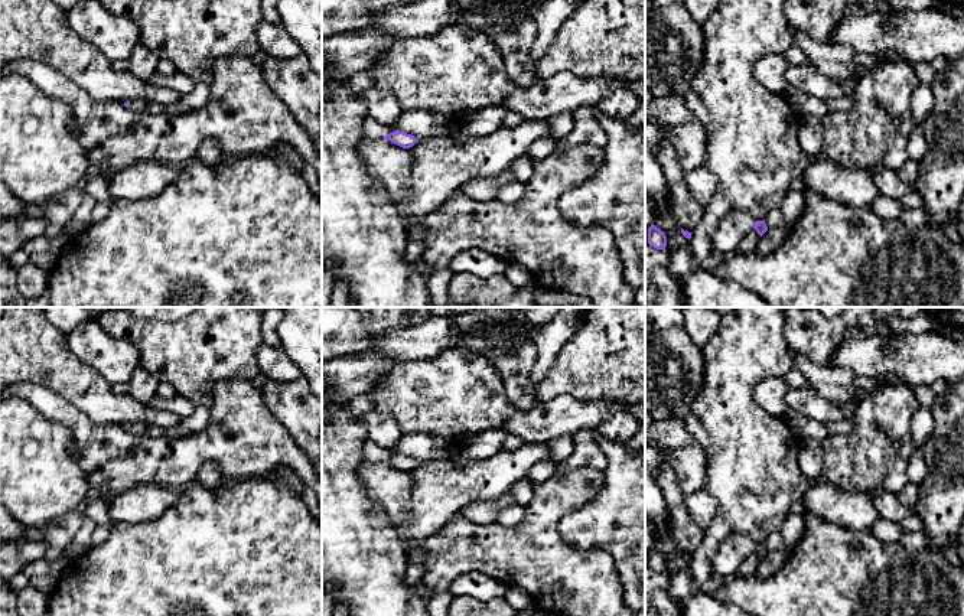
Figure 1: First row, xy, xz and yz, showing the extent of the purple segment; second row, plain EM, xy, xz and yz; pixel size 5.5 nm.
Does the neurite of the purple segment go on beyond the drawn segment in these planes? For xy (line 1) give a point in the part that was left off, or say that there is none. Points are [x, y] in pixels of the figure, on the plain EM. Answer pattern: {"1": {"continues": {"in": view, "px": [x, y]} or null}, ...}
{"1": {"continues": {"in": "xy", "px": [137, 429]}}}

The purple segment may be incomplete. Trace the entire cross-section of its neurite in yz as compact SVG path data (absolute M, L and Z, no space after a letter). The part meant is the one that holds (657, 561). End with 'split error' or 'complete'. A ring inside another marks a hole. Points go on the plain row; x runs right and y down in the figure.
M651 548L648 551L648 567L657 573L665 574L667 560L660 551L657 551L655 548Z | complete

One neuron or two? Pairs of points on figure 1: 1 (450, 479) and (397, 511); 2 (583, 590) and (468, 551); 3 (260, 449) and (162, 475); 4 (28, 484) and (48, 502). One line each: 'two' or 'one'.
1: two
2: one
3: one
4: one

